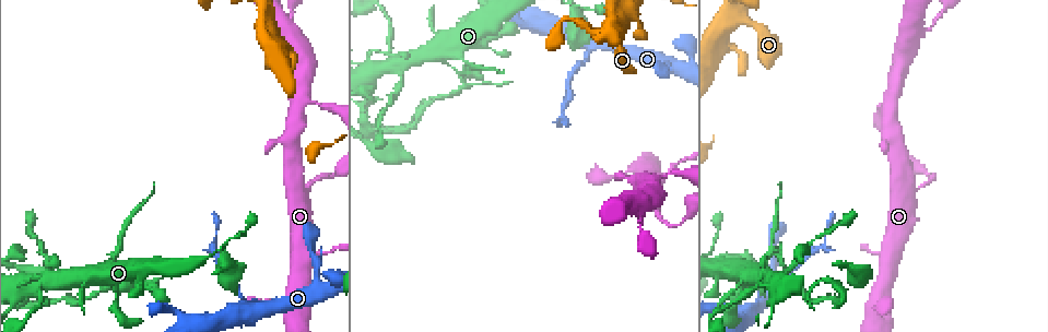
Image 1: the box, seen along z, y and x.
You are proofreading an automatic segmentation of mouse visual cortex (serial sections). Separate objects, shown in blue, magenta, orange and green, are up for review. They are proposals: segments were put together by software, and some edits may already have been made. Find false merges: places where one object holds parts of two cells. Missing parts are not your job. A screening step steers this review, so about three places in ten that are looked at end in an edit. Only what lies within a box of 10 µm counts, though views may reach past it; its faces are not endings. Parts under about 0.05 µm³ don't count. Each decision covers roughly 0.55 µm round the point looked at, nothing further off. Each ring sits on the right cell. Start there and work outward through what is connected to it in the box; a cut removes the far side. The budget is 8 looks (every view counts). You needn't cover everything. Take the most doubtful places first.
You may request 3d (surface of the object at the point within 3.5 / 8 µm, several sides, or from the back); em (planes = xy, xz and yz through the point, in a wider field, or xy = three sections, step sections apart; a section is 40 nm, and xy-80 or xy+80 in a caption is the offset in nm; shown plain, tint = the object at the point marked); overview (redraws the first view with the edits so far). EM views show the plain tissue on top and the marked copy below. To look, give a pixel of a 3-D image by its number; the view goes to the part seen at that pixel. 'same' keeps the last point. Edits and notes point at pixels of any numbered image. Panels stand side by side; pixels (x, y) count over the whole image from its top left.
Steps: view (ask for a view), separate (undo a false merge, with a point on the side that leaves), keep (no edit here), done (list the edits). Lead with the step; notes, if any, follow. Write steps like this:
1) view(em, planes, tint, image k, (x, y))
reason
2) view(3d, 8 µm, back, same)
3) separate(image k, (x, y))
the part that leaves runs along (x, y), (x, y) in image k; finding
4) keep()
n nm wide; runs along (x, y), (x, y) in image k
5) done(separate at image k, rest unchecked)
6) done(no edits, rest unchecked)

view(3d, 3.5 µm, image 1, (461, 81))
abrupt turn

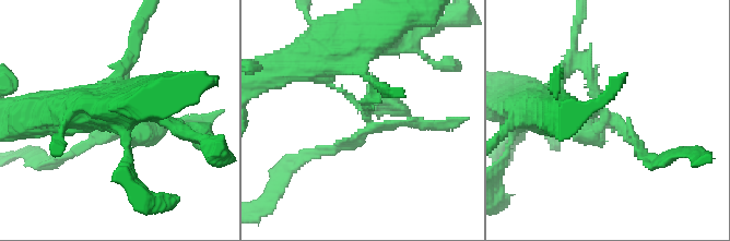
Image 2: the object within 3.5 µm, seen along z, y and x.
view(em, xy, step 3, tint, image 2, (603, 115))
shape alone is not enough

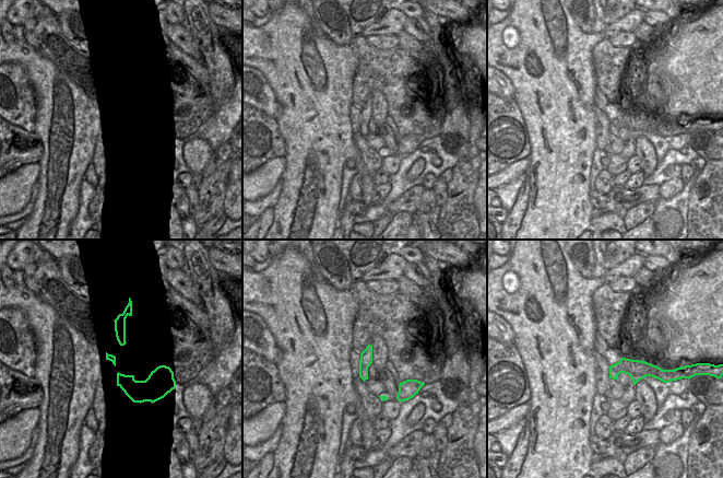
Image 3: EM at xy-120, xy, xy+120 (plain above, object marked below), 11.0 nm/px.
separate(image 2, (396, 108))
the part that leaves runs along (362, 110), (368, 127), (355, 139), (301, 164) in image 2; a second cell is stuck on

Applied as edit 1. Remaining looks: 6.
view(overview)

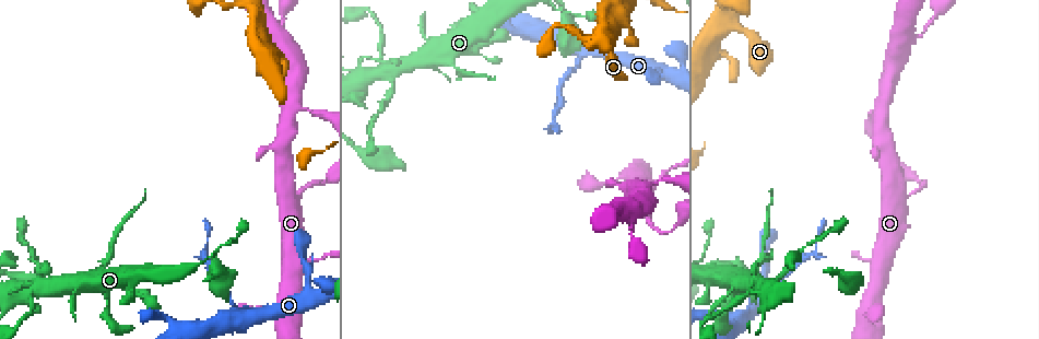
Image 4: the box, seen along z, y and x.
view(3d, 3.5 µm, back, image 4, (584, 51))
sharp bend

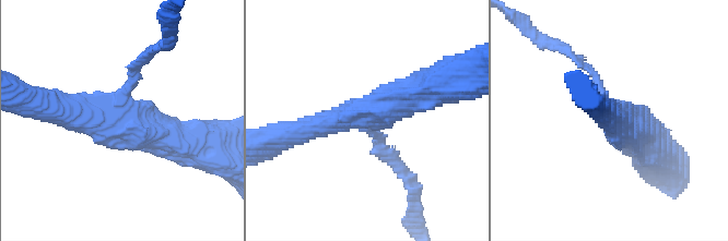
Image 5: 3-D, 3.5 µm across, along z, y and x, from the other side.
view(em, xy, step 3, tint, image 5, (357, 117))
3 arms; arms of 150, 350, 500 nm

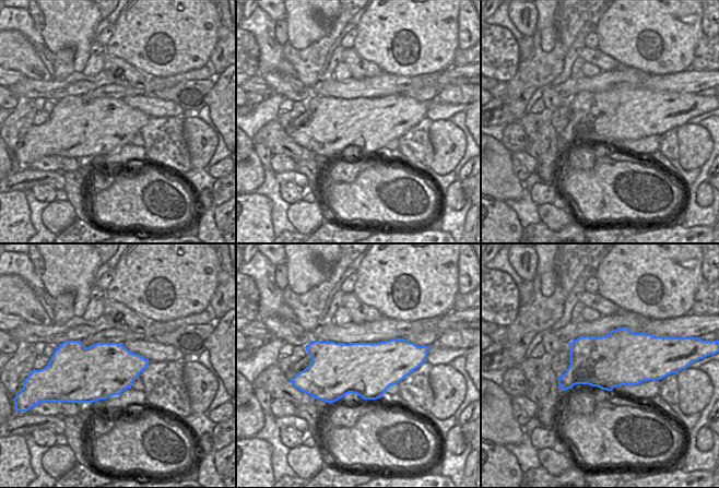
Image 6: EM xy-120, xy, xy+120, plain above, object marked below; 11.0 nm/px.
keep()
600 nm wide; runs along (288, 133), (378, 110), (422, 91) in image 5; one cell here

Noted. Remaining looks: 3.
view(3d, 3.5 µm, image 4, (387, 71))
sharp bend

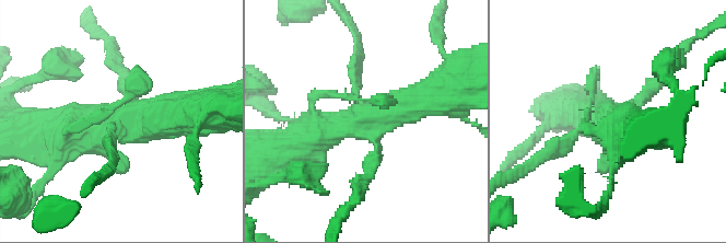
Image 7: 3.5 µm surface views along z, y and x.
view(em, xy, step 2, tint, image 7, (368, 118))
now the EM

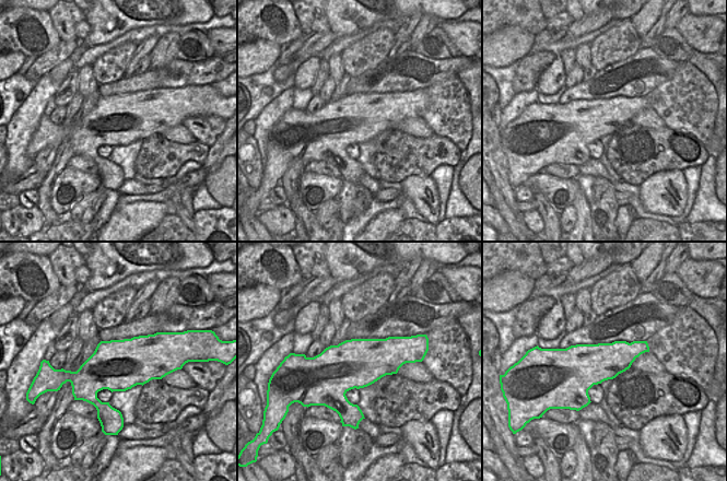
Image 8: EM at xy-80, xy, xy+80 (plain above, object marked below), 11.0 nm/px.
keep()
runs along (435, 94), (315, 128), (305, 141) in image 7; one cell here

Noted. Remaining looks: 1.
done(separate at image 2, rest unchecked)

